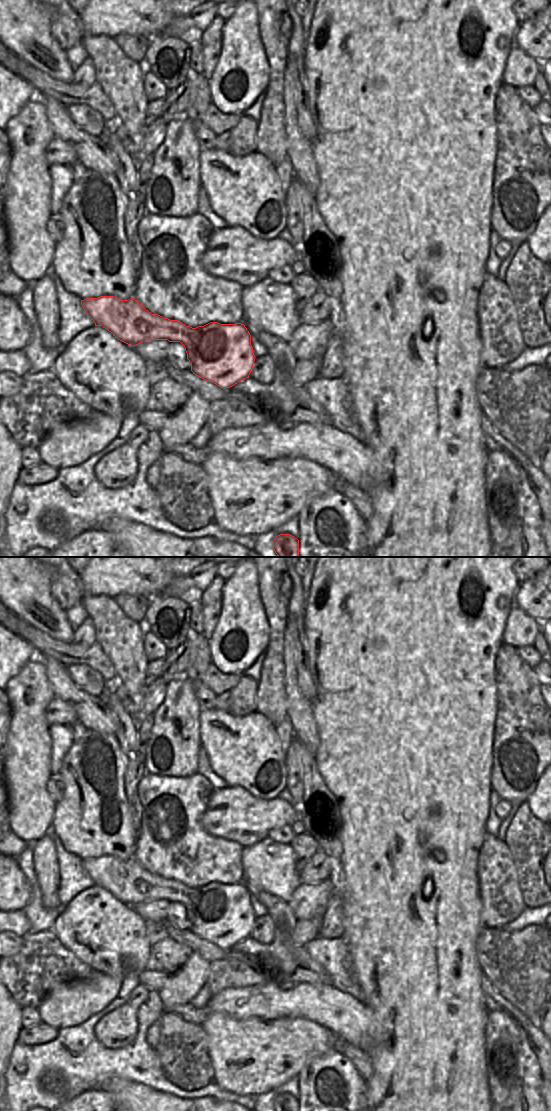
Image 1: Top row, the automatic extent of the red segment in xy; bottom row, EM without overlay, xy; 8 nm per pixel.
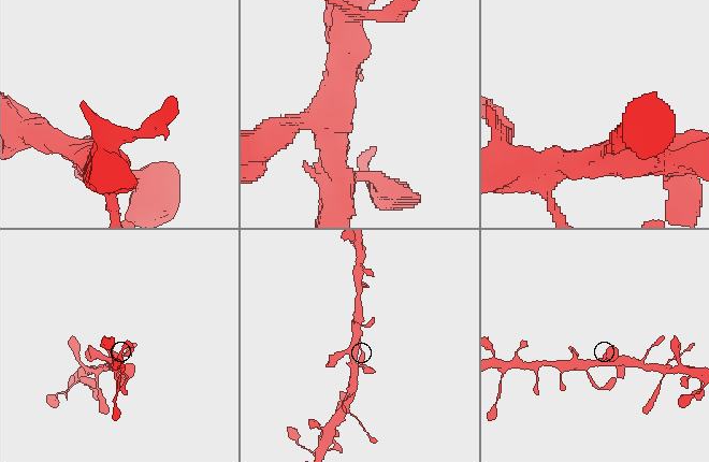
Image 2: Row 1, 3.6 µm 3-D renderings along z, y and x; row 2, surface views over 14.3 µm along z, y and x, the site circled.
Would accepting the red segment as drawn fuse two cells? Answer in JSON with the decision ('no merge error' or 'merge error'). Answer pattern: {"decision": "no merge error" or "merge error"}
{"decision": "no merge error"}

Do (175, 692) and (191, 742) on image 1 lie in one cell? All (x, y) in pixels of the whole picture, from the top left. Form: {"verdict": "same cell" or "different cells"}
{"verdict": "same cell"}

